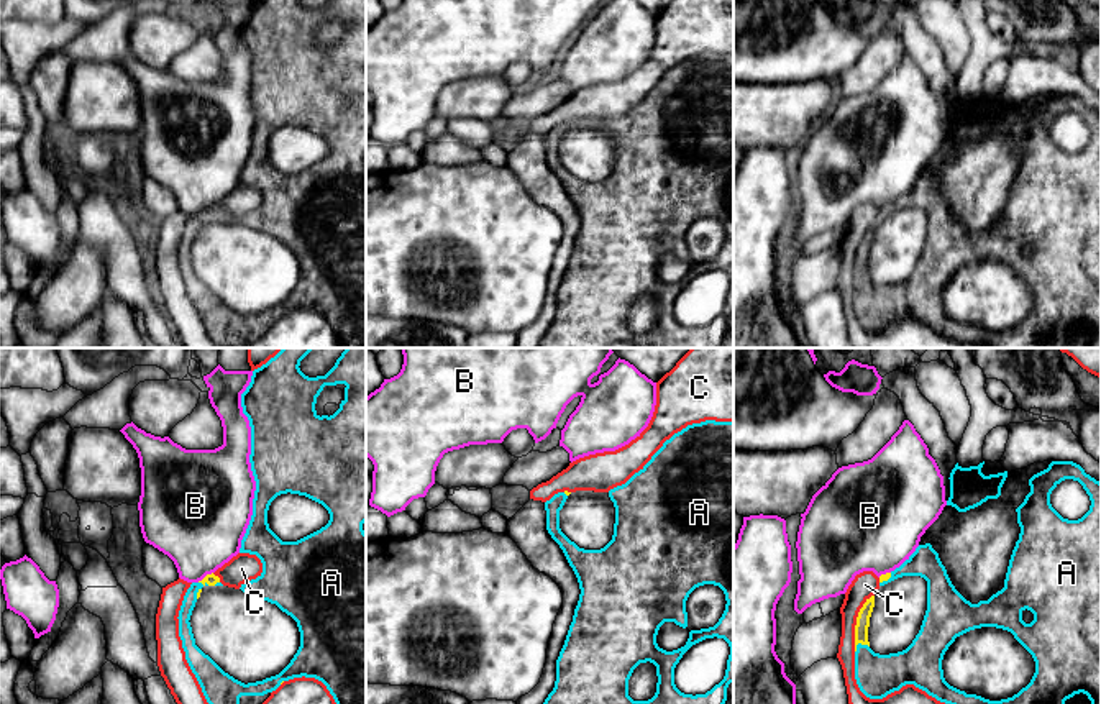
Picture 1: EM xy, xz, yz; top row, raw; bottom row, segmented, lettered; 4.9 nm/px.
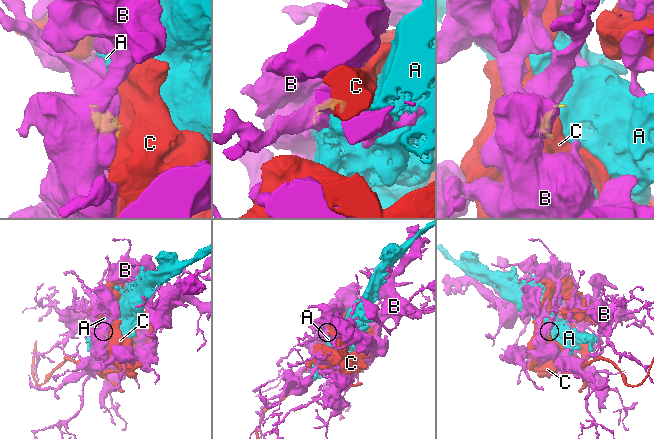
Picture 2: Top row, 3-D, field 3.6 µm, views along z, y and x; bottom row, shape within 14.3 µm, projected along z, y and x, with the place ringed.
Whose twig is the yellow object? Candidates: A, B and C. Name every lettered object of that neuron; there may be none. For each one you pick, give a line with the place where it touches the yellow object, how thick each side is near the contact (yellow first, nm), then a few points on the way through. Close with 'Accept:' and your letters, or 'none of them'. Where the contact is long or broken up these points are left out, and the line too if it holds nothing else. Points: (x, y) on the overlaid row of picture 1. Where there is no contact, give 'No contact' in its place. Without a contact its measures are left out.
A: Touches yellow at yz (858, 642). Thickness 70 nm (yellow) against 220 nm
Accept: A

